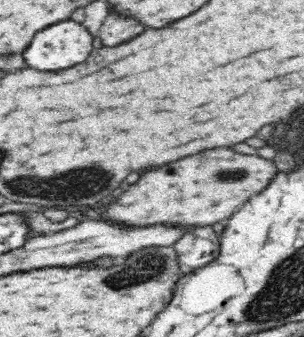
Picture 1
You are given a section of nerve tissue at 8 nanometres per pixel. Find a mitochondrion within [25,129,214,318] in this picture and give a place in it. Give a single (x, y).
(148, 267)

